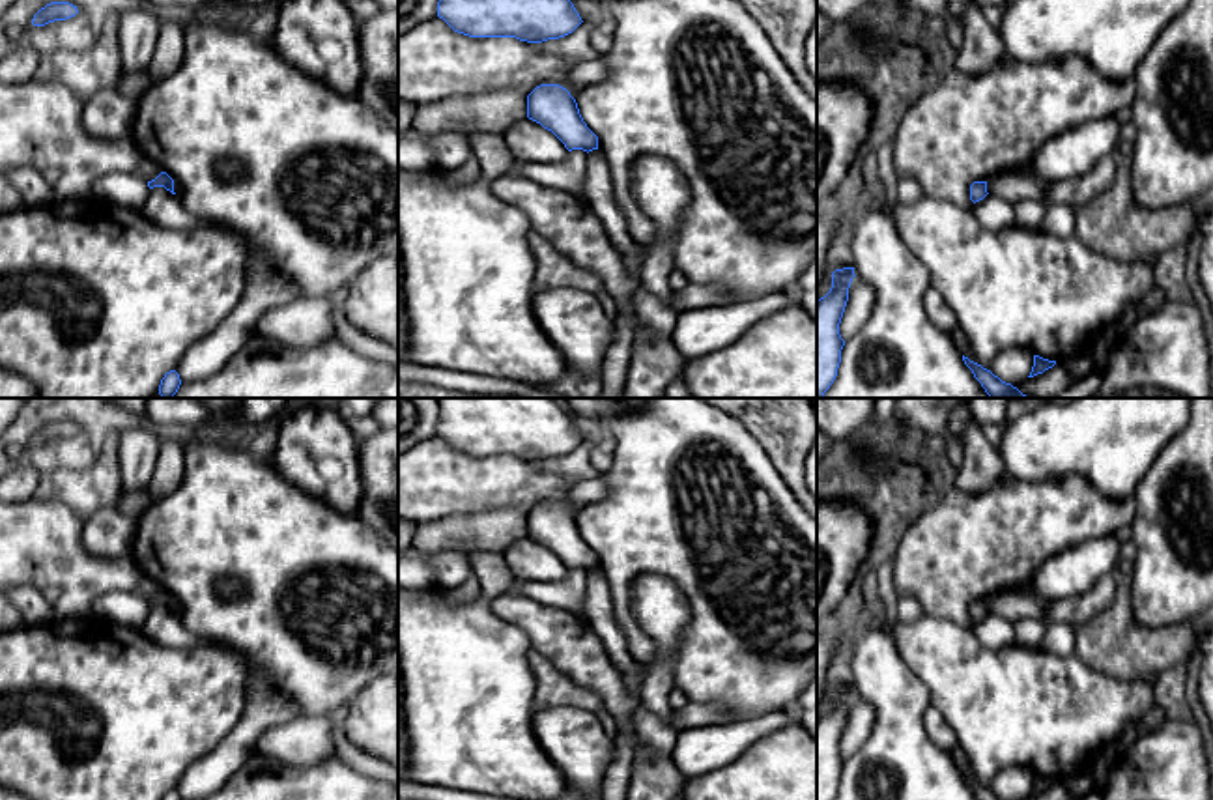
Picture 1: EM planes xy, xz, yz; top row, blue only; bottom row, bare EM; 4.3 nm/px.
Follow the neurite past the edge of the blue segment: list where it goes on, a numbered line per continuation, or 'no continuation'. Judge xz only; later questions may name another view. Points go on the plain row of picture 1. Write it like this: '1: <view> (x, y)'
no continuation

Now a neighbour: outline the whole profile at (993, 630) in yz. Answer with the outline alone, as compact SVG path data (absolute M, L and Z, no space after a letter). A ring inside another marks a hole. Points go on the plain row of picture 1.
M994 613L976 621L972 632L987 649L1002 649L1015 643L1013 622Z

